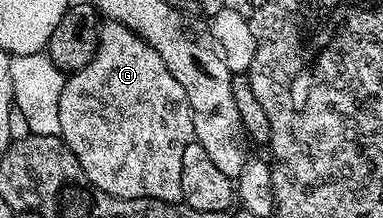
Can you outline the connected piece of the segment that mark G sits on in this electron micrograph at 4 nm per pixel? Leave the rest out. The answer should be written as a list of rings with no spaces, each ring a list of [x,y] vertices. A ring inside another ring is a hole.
[[[102,21],[97,31],[97,51],[91,64],[87,64],[81,70],[72,71],[66,77],[63,96],[59,96],[59,124],[61,125],[59,136],[69,145],[71,152],[75,152],[83,172],[89,178],[89,183],[96,189],[107,192],[112,198],[154,198],[168,202],[181,201],[183,148],[187,148],[187,144],[194,141],[191,104],[187,100],[187,92],[183,92],[183,84],[179,84],[179,80],[171,76],[171,68],[163,64],[163,56],[159,56],[159,52],[155,52],[151,44],[143,41],[134,30],[127,28],[122,22]]]

